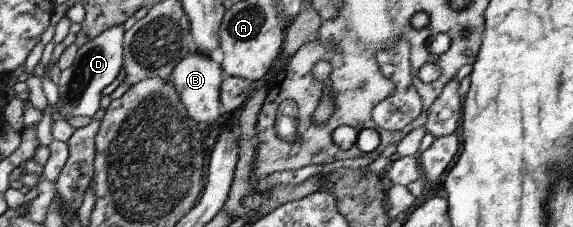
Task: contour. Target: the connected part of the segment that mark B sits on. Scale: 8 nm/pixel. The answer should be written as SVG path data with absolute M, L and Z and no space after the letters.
M195 50L177 64L170 80L187 115L197 125L207 130L211 128L213 122L220 123L226 116L220 106L221 70L220 64Z

